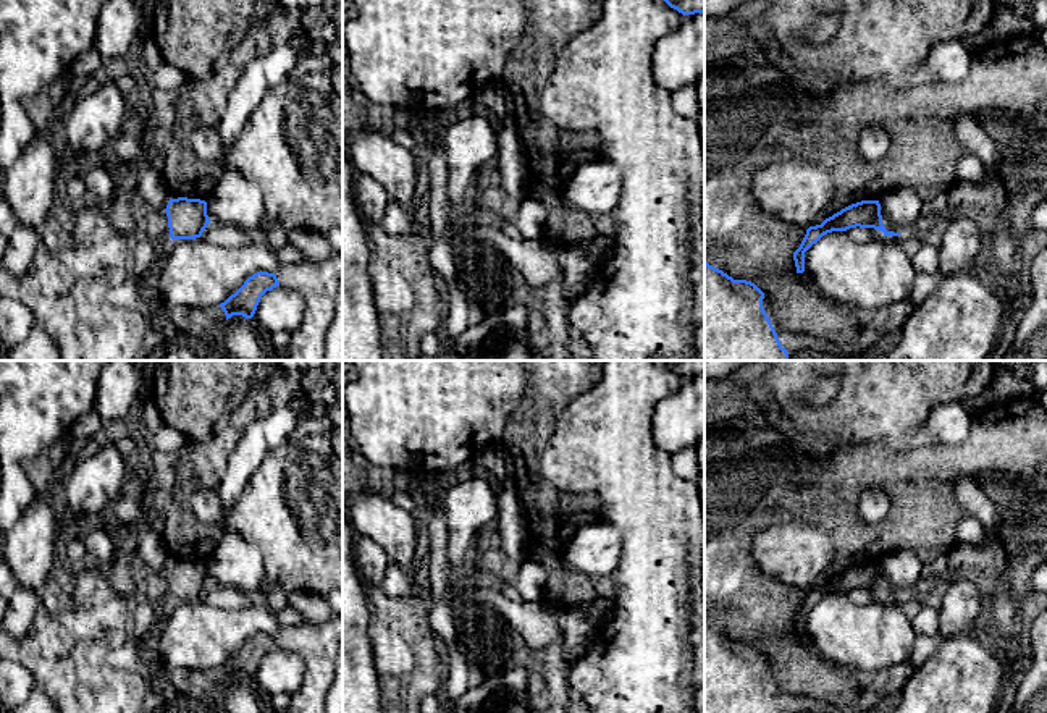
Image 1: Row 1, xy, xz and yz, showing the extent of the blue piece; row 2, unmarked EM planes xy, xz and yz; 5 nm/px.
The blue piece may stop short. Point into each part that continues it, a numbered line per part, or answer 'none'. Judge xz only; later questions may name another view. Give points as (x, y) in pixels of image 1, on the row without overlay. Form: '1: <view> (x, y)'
none

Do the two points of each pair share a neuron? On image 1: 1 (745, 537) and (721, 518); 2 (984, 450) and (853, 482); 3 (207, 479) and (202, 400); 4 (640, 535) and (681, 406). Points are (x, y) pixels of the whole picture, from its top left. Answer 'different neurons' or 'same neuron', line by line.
1: same neuron
2: same neuron
3: different neurons
4: different neurons

